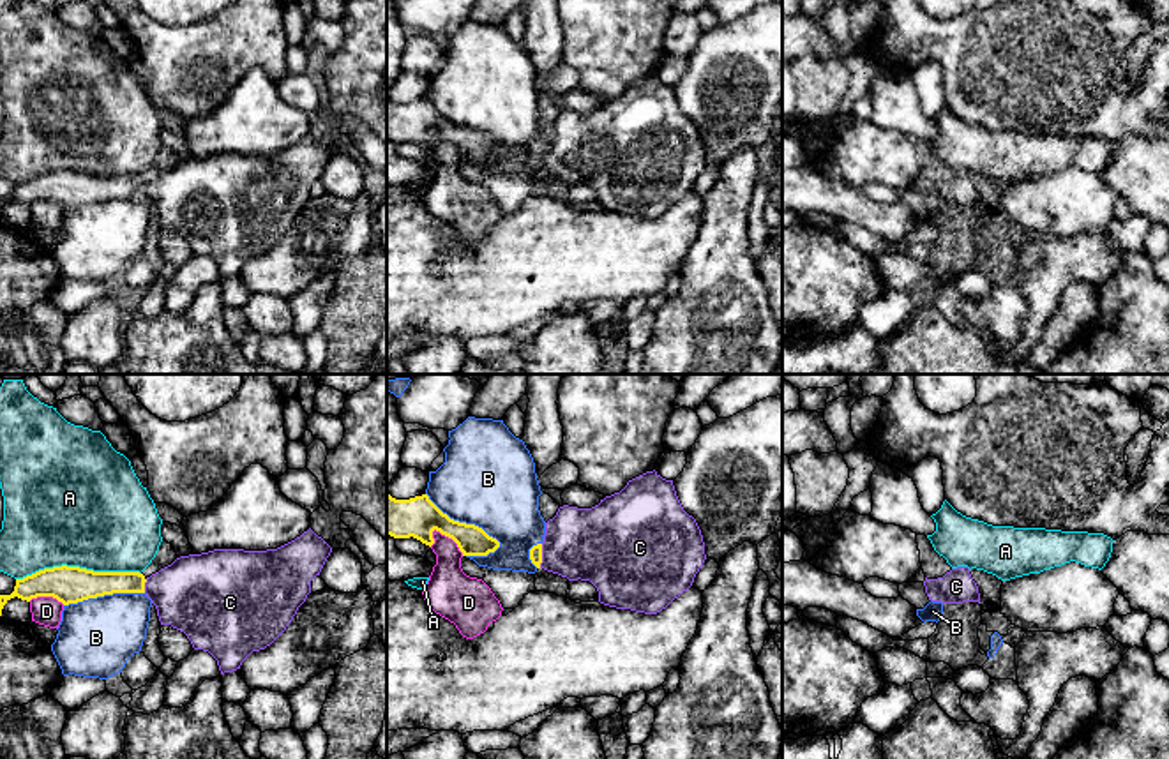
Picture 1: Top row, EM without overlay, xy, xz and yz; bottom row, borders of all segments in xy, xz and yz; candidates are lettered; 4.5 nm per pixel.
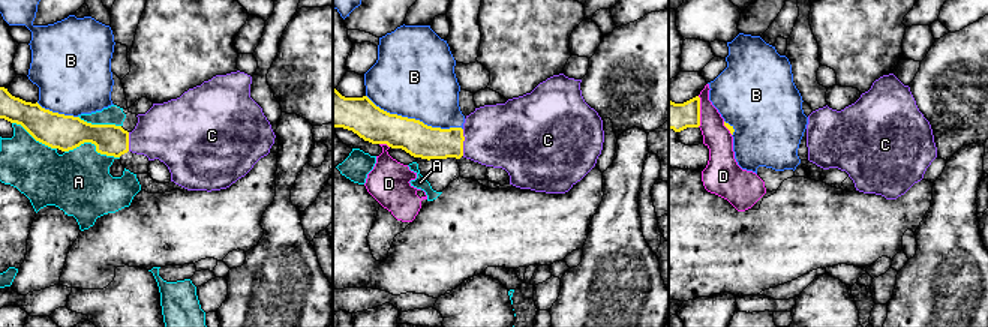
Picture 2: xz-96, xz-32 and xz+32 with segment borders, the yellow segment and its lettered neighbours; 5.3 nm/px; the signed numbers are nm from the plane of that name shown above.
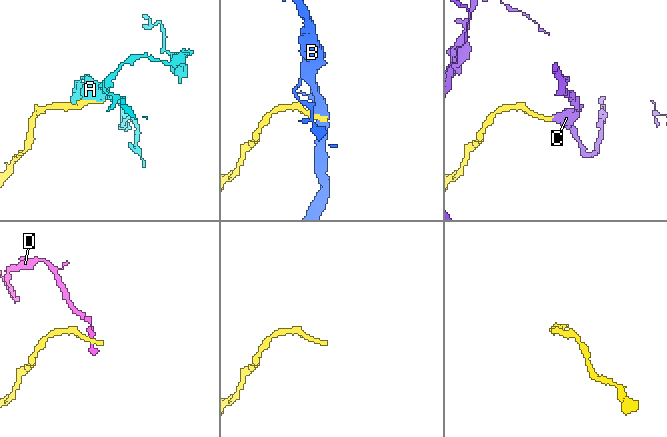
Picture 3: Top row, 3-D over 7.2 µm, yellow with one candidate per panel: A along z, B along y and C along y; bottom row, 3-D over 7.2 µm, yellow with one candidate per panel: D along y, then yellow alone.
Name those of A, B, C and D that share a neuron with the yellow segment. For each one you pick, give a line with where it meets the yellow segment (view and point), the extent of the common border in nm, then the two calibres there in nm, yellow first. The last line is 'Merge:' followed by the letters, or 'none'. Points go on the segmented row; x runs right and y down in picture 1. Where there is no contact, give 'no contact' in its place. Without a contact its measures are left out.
C: contact xz (541, 556); length 110 nm; calibres 60 and 340 nm
Merge: C

